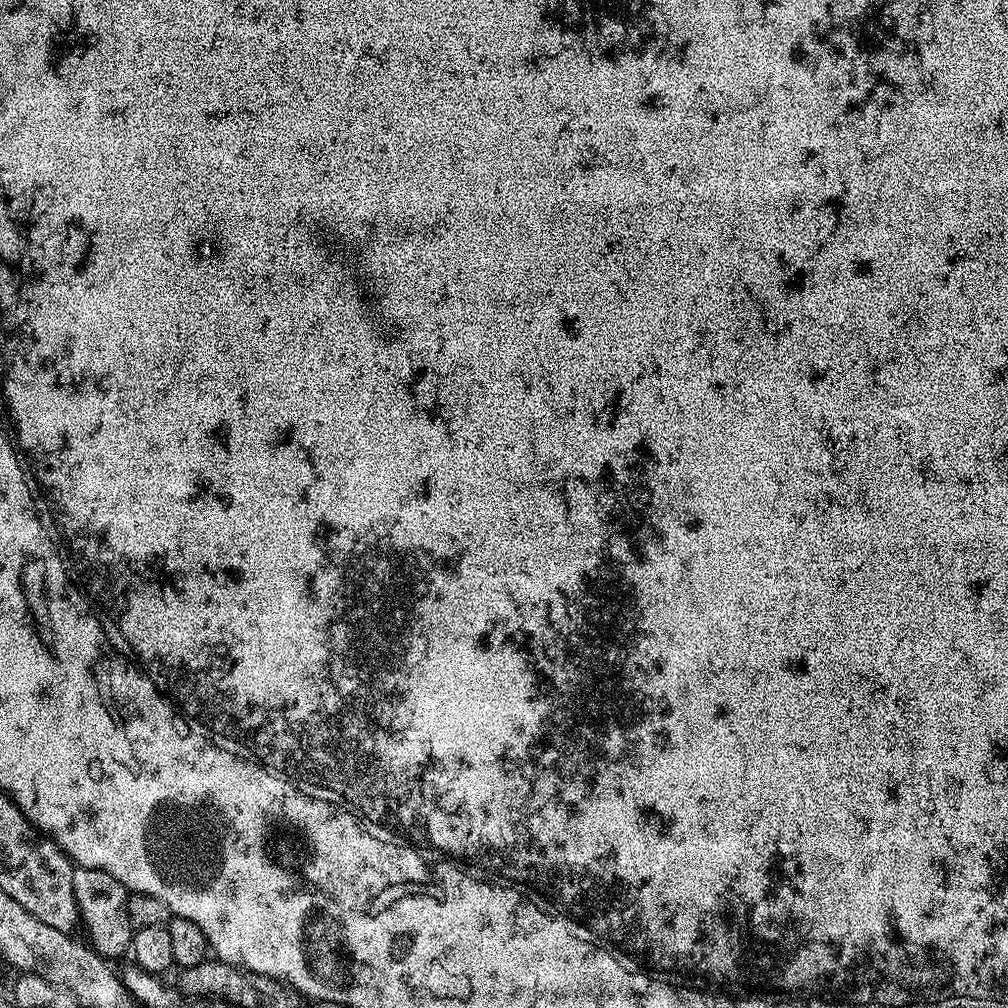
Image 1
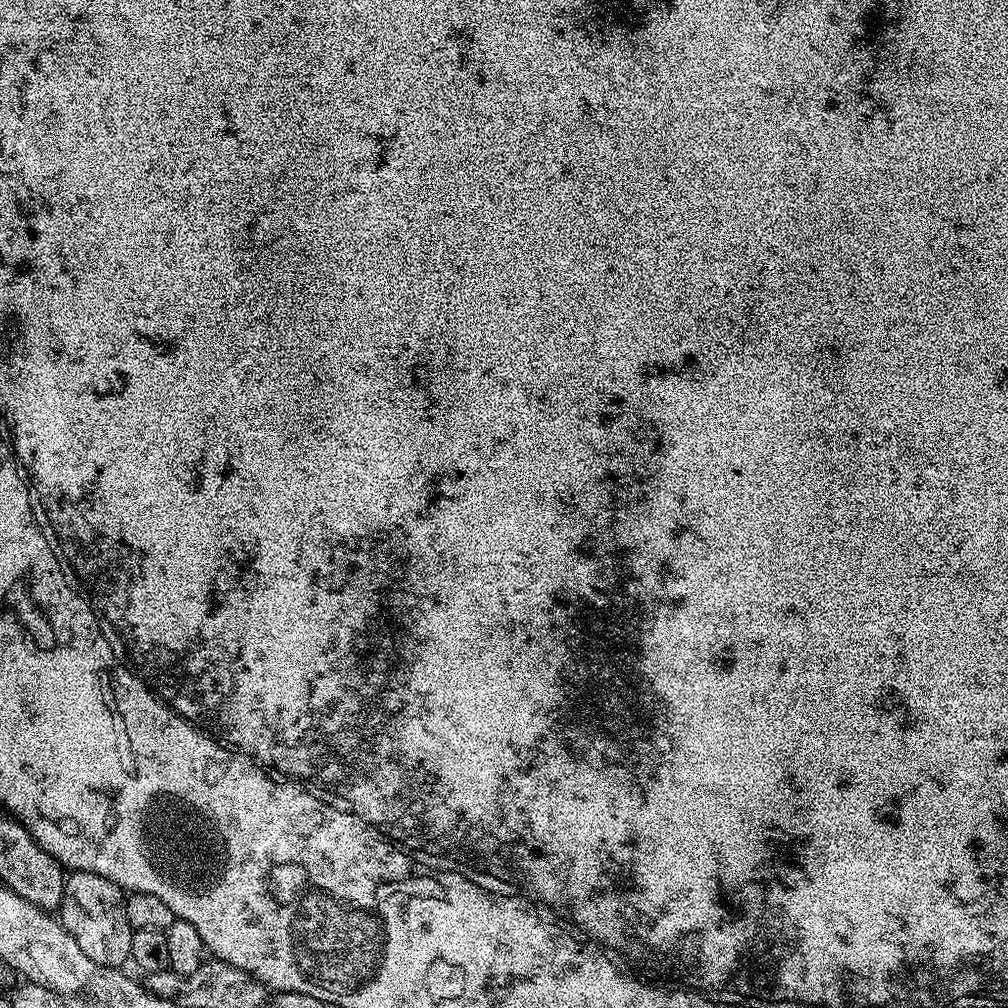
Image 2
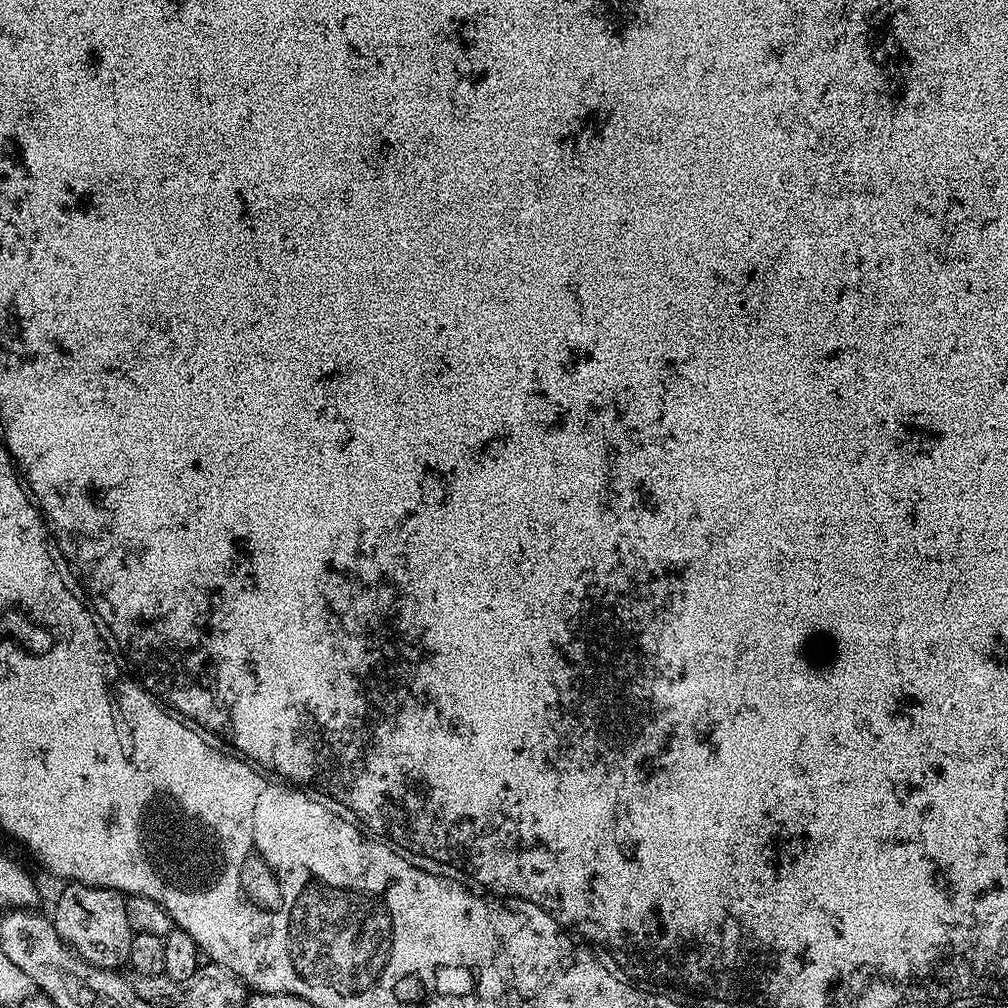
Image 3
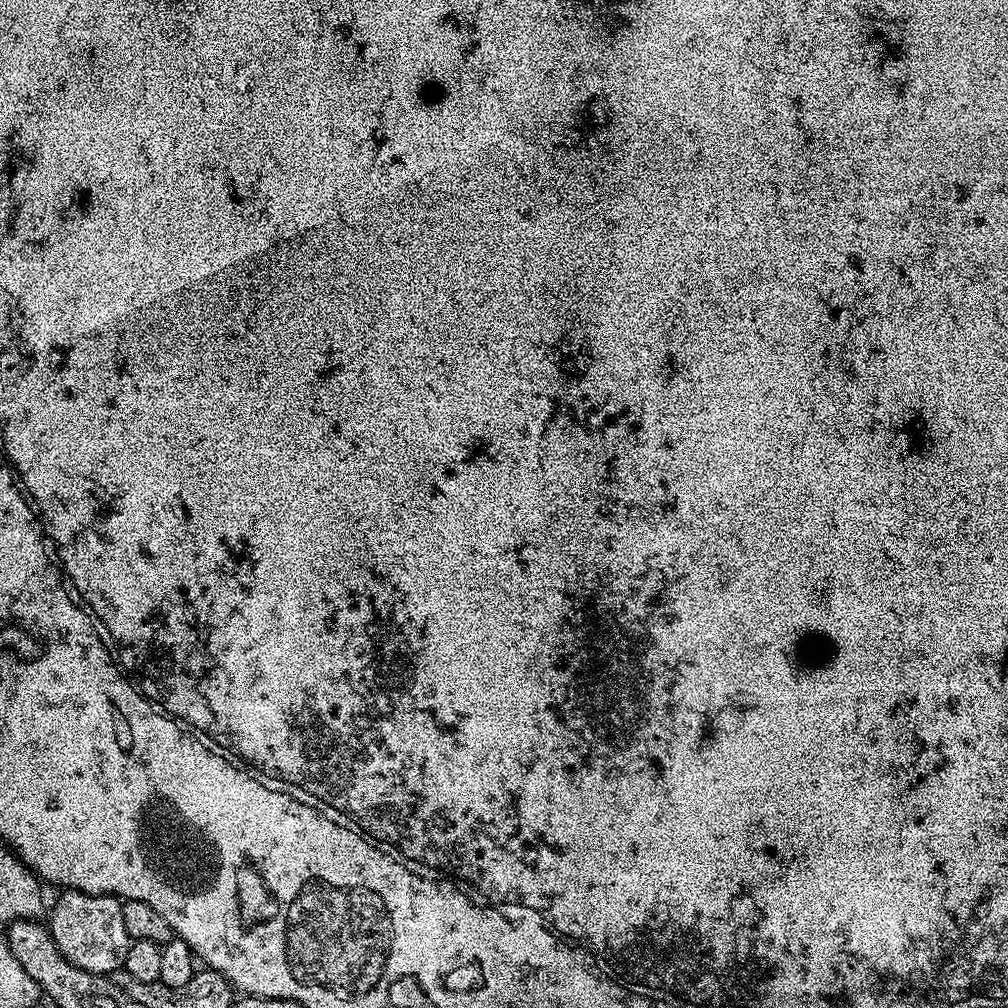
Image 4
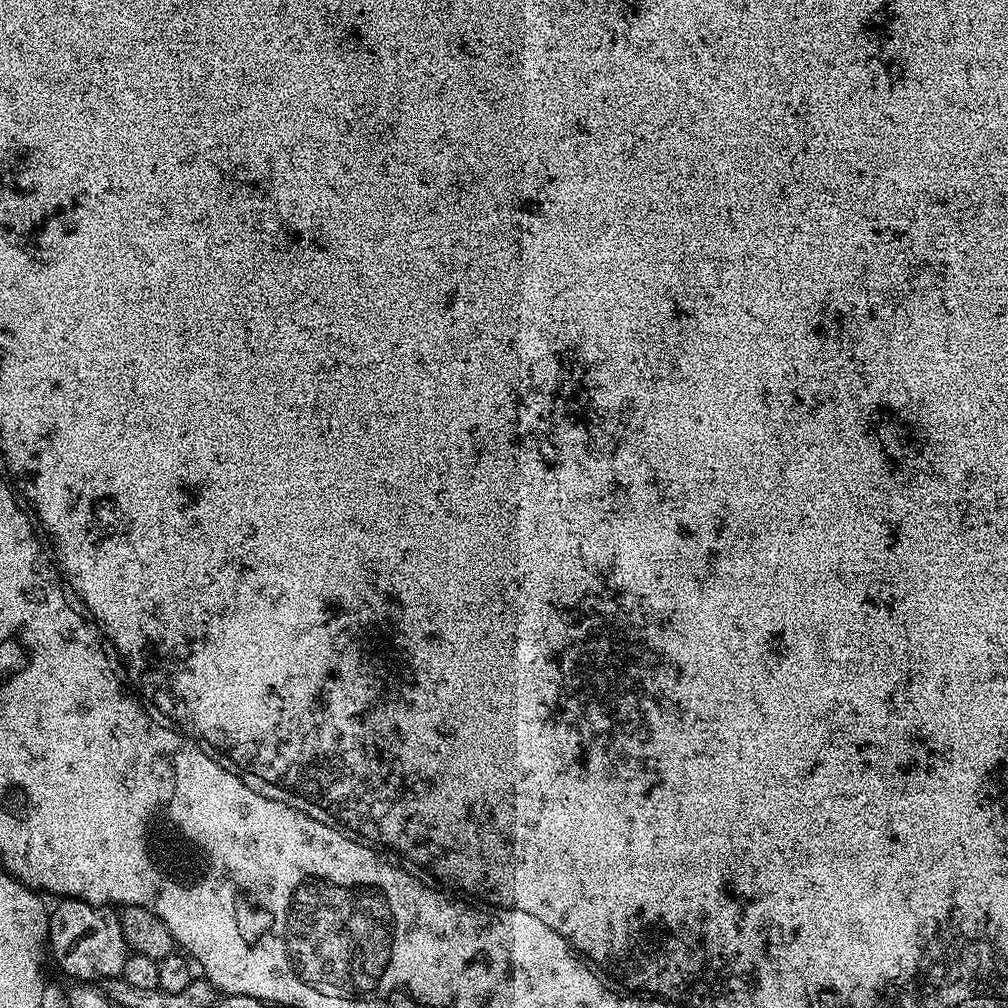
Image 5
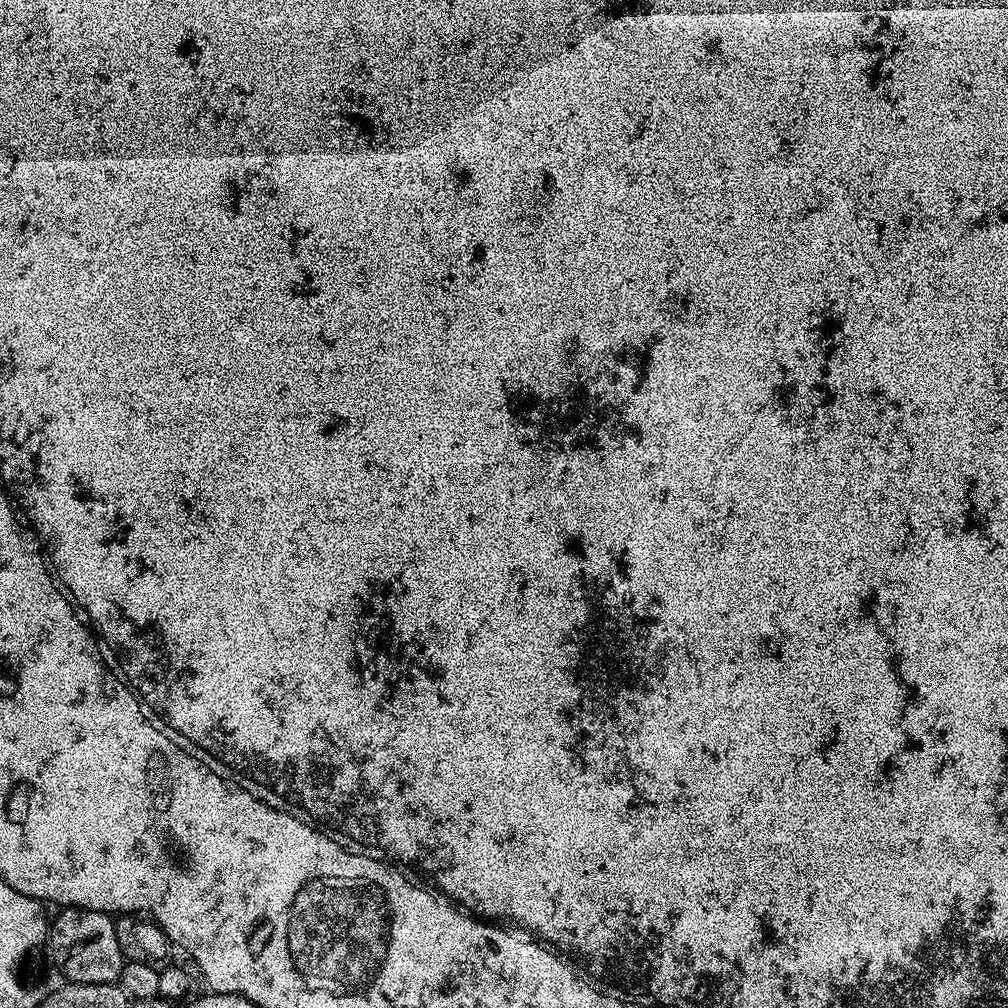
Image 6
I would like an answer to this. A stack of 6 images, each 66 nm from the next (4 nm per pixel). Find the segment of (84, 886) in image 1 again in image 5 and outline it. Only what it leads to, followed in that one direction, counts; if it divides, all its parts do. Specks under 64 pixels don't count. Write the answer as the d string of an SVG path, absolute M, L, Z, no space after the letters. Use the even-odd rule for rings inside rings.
M64 898L57 904L60 905L51 909L48 918L46 941L57 966L76 982L107 982L119 977L130 955L128 944L122 938L119 911L107 904L91 904L85 900Z

